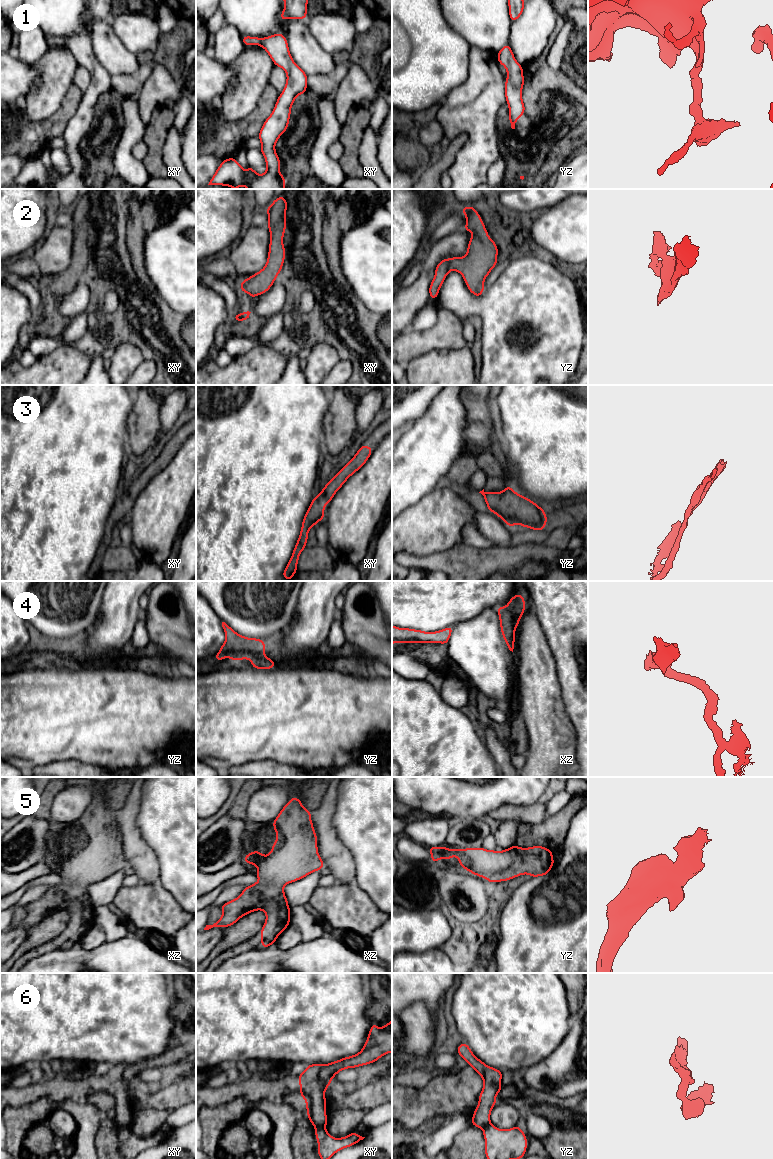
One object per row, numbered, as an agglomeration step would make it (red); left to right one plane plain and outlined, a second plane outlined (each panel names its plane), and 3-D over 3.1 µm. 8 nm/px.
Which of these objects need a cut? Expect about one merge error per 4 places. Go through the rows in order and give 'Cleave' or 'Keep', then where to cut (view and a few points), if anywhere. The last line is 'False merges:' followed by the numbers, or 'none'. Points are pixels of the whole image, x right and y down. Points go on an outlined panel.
1: Keep. No split
2: Keep. No split
3: Keep. No split
4: Keep. No split
5: Keep. No split
6: Cleave. Split along xy (324, 1126), (315, 1128)
False merges: 6

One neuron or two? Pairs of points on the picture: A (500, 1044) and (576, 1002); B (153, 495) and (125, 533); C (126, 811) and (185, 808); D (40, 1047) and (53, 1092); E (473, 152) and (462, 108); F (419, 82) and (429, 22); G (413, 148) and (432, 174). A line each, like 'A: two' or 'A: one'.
A: two
B: two
C: two
D: two
E: one
F: one
G: two

